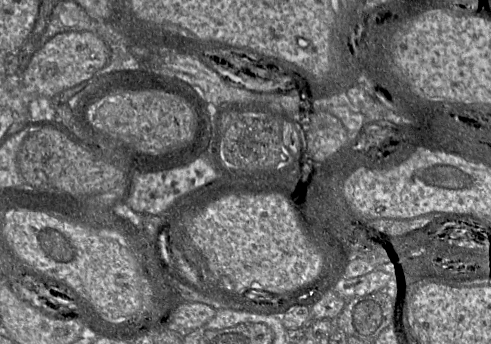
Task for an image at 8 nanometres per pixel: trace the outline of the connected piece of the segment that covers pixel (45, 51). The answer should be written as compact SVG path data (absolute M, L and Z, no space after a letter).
M70 31L58 33L48 40L31 58L28 66L21 72L22 89L27 94L38 94L52 98L62 91L72 88L93 77L109 61L110 50L105 41L89 31Z

